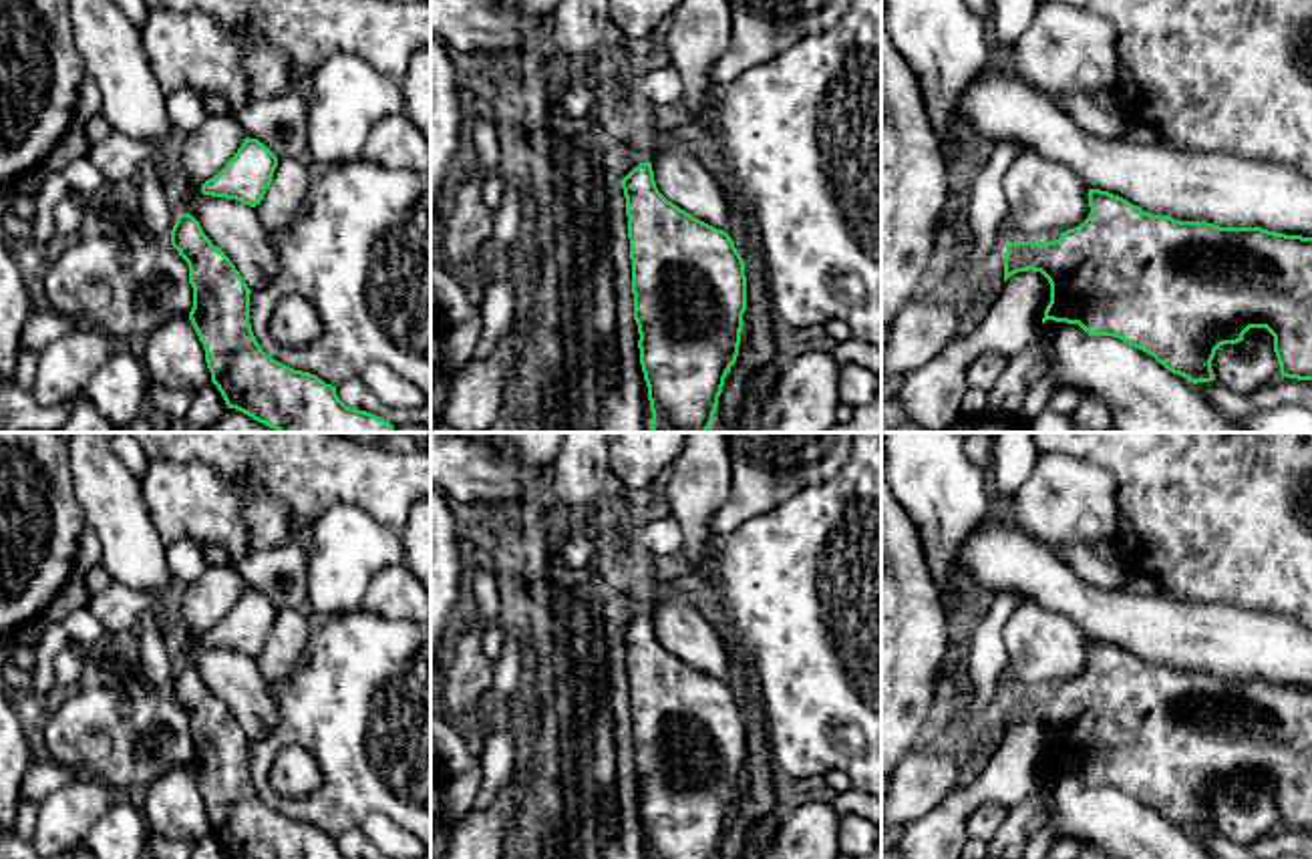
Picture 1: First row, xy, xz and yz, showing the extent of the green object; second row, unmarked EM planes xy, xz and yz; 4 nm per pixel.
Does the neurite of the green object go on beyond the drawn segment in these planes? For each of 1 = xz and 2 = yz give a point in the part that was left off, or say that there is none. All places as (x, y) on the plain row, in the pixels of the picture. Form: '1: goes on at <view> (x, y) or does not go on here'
1: does not go on here
2: does not go on here

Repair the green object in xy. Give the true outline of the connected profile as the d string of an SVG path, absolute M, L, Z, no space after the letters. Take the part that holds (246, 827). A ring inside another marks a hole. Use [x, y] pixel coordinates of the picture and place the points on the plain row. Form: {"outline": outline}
{"outline": "M193 666L177 668L171 696L189 716L189 770L227 859L350 859L336 837L262 801L250 775L252 740Z"}

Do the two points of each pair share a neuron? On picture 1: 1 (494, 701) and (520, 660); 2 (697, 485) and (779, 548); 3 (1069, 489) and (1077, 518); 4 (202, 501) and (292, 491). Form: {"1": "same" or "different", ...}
{"1": "same", "2": "different", "3": "same", "4": "different"}

